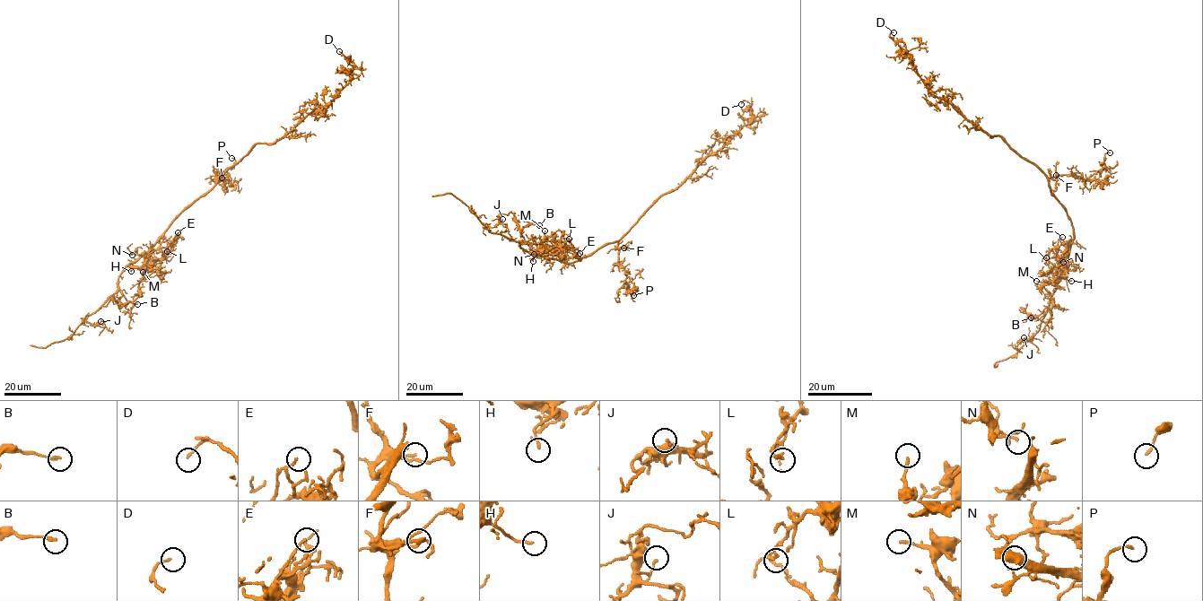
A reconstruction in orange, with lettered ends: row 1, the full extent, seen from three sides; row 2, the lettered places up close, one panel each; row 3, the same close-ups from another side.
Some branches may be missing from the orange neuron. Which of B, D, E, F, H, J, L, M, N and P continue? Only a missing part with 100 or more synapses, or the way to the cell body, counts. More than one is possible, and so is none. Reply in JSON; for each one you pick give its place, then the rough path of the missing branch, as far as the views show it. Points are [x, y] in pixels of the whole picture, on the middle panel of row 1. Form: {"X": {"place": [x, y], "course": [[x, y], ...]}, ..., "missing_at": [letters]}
{"missing_at": []}

